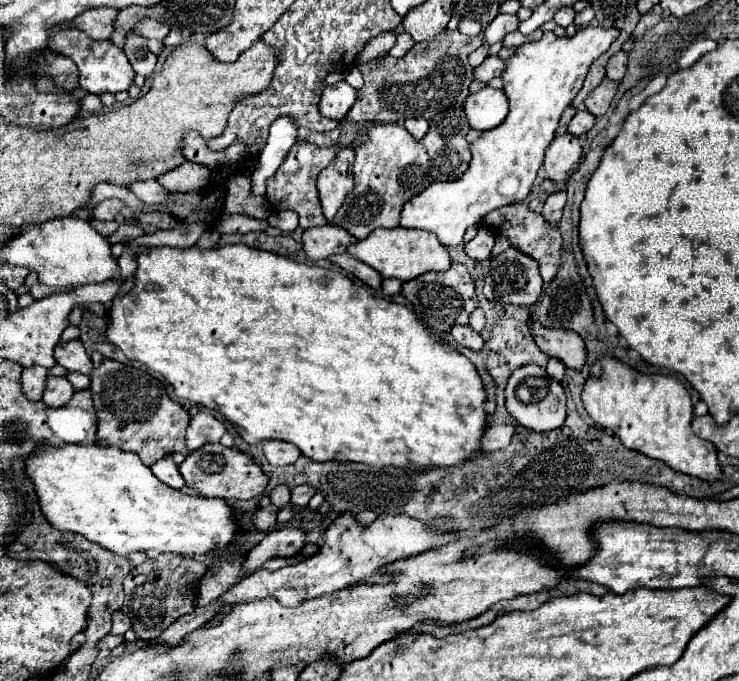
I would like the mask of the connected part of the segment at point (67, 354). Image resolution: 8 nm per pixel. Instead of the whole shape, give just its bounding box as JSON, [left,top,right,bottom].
[55,339,93,375]

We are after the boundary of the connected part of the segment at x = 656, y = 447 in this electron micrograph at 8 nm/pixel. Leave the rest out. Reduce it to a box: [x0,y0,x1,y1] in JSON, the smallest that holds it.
[583,357,721,481]

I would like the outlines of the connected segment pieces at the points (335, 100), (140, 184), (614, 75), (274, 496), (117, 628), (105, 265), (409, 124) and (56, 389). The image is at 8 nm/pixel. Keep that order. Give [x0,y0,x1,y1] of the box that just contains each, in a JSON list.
[[319,81,357,121],[129,179,169,205],[607,51,629,81],[269,485,289,509],[111,611,131,635],[5,215,121,287],[405,119,429,139],[43,377,75,407]]

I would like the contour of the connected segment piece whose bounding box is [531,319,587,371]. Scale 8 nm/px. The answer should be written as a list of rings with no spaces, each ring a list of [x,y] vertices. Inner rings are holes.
[[[535,319],[531,321],[531,329],[535,333],[535,343],[545,355],[563,361],[569,369],[575,369],[575,371],[579,371],[585,365],[587,347],[585,347],[585,341],[575,331],[547,329]]]

